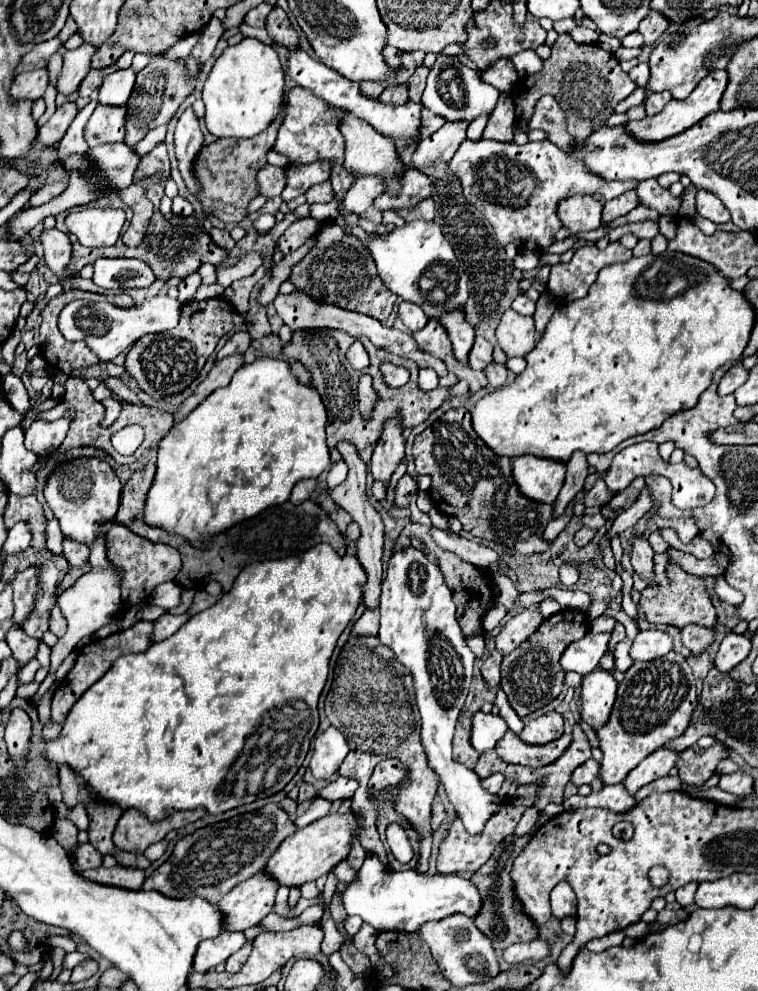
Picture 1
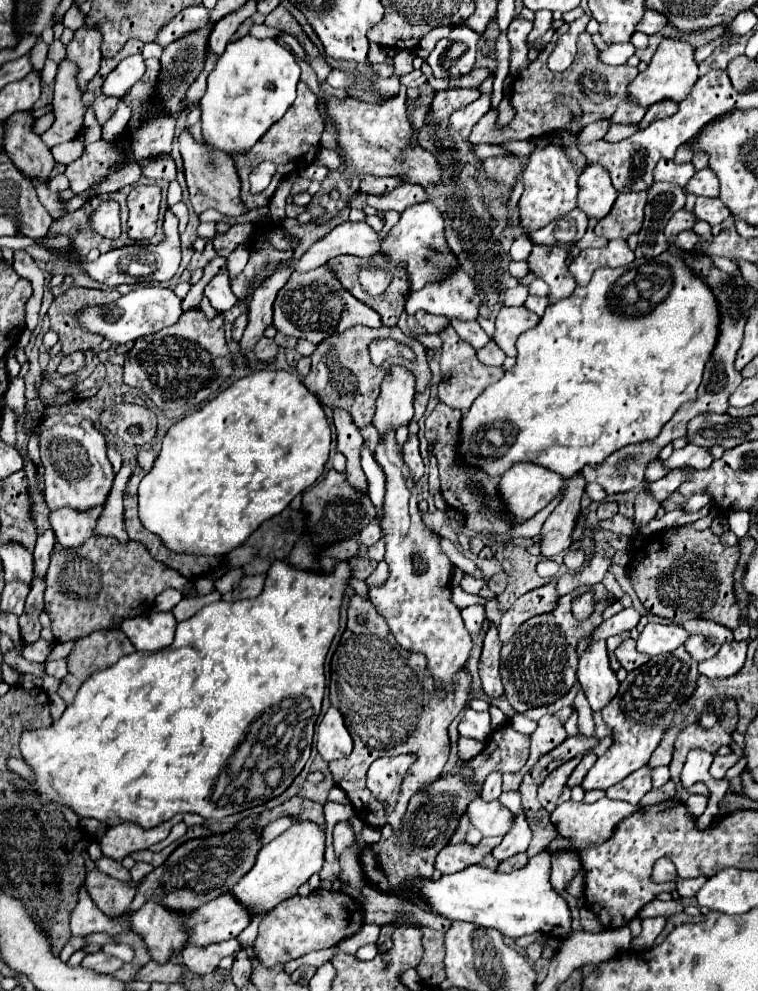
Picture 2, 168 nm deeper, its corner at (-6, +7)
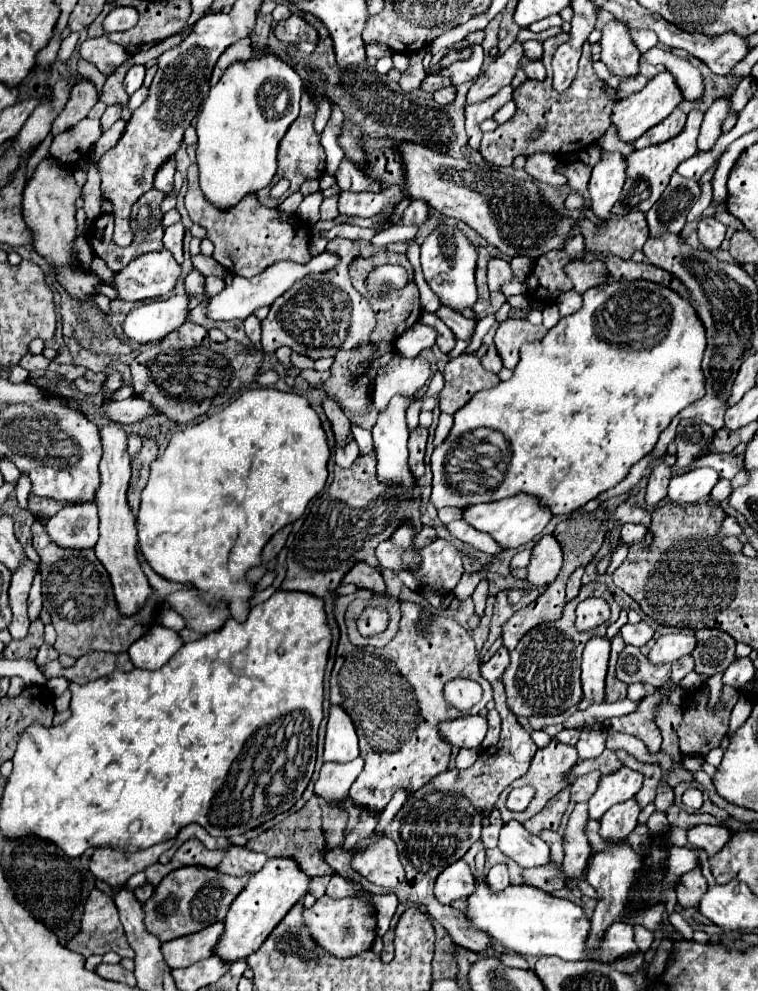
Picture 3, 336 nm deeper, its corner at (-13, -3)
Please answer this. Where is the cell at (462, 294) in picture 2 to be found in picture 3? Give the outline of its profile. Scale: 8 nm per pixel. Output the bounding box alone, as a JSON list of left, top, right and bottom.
[421,227,479,311]

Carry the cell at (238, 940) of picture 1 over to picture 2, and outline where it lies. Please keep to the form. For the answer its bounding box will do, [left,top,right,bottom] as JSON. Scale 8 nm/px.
[180,939,240,975]

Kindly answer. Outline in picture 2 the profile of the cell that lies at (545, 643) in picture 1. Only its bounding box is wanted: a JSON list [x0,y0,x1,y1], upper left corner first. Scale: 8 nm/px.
[500,583,610,713]

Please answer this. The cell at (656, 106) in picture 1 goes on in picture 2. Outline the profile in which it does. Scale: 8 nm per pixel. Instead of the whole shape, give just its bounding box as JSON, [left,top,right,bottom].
[640,99,678,129]

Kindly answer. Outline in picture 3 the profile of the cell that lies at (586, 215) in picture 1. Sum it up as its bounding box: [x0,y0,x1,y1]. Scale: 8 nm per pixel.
[589,151,625,221]

